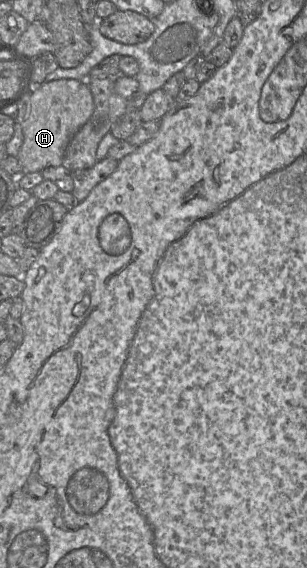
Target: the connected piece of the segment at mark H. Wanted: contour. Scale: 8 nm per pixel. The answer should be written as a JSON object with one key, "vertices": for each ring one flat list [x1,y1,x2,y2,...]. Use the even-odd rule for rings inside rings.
{"vertices":[[64,78,34,85,22,124,23,143,17,155,23,172,41,172,47,167,62,165,69,142,93,111,94,100,86,80]]}

